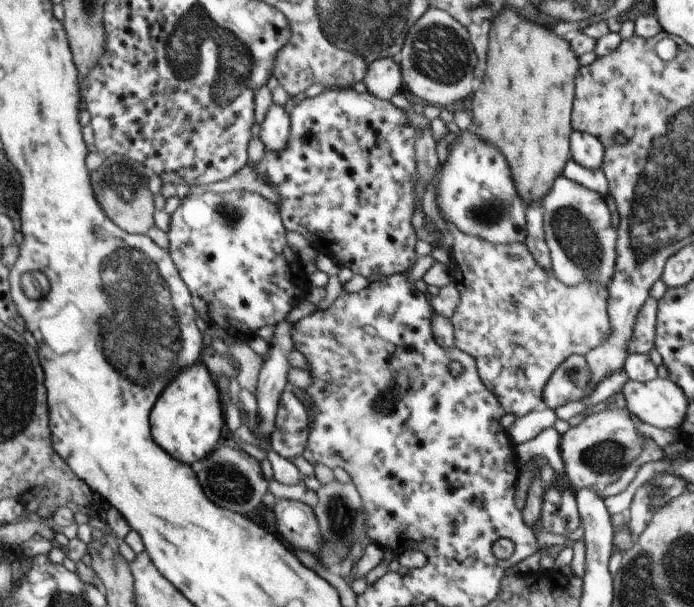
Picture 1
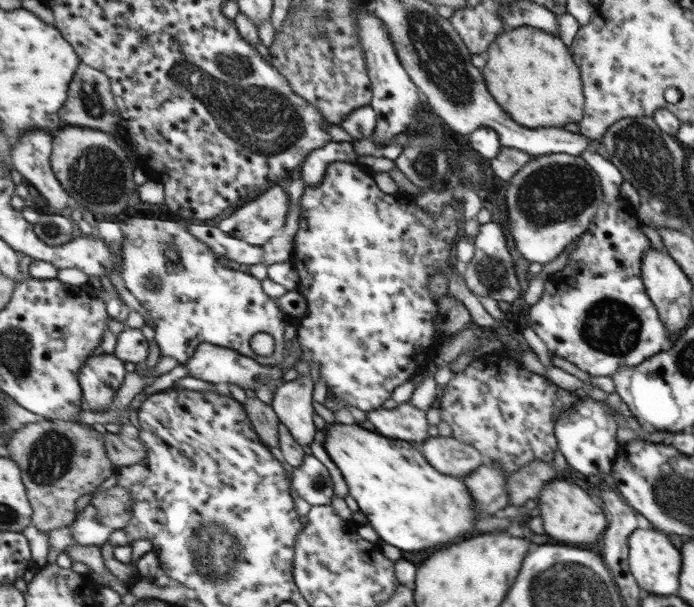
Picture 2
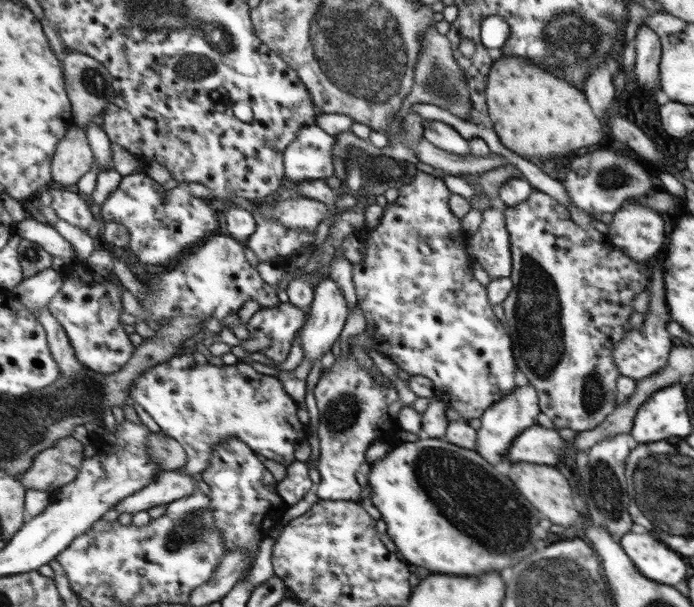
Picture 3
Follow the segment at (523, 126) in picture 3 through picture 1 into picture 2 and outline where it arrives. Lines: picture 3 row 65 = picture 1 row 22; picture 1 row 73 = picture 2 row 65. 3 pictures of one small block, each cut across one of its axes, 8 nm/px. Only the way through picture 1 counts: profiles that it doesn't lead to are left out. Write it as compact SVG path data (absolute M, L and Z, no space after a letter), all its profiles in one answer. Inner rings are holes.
M532 26L506 28L500 36L495 38L490 48L492 50L487 50L488 60L484 65L487 88L492 90L492 94L496 94L494 98L500 98L500 106L504 106L504 110L508 110L508 114L512 114L512 118L516 118L520 126L563 128L566 124L583 121L586 106L582 71L578 63L572 60L568 48L562 44L560 37Z

